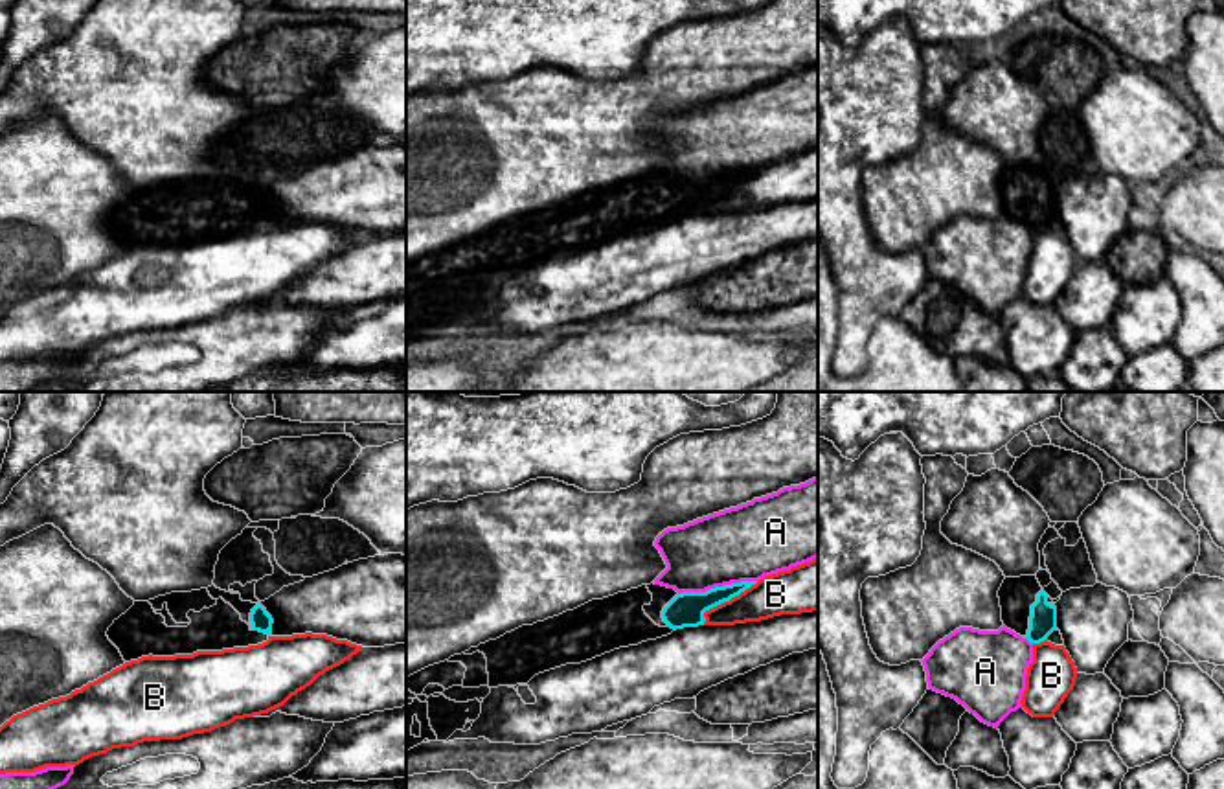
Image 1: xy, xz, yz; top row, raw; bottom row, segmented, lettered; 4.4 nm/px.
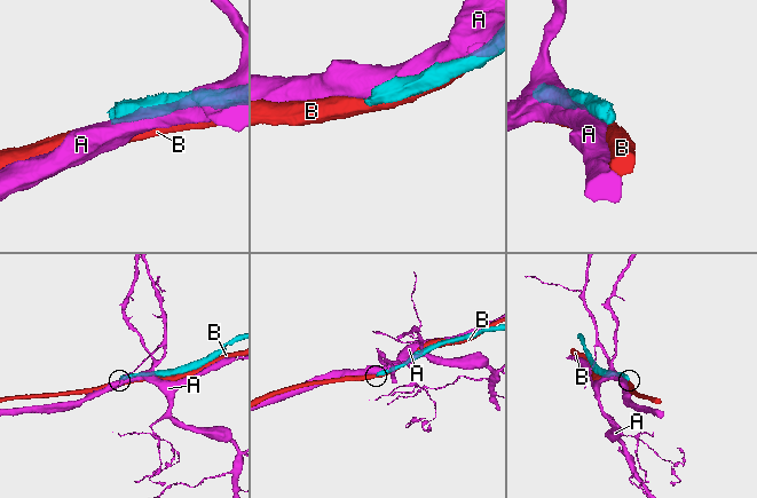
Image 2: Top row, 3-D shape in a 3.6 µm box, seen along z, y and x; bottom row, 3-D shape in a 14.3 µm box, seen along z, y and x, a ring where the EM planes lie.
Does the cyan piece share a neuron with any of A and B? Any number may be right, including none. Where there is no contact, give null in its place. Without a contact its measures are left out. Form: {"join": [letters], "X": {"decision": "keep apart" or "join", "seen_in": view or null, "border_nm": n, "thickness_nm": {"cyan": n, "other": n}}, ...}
{"join": [], "A": {"decision": "keep apart", "seen_in": "xz", "border_nm": 360, "thickness_nm": {"cyan": 150, "other": 320}}, "B": {"decision": "keep apart", "seen_in": "xz", "border_nm": 320, "thickness_nm": {"cyan": 150, "other": 180}}}

